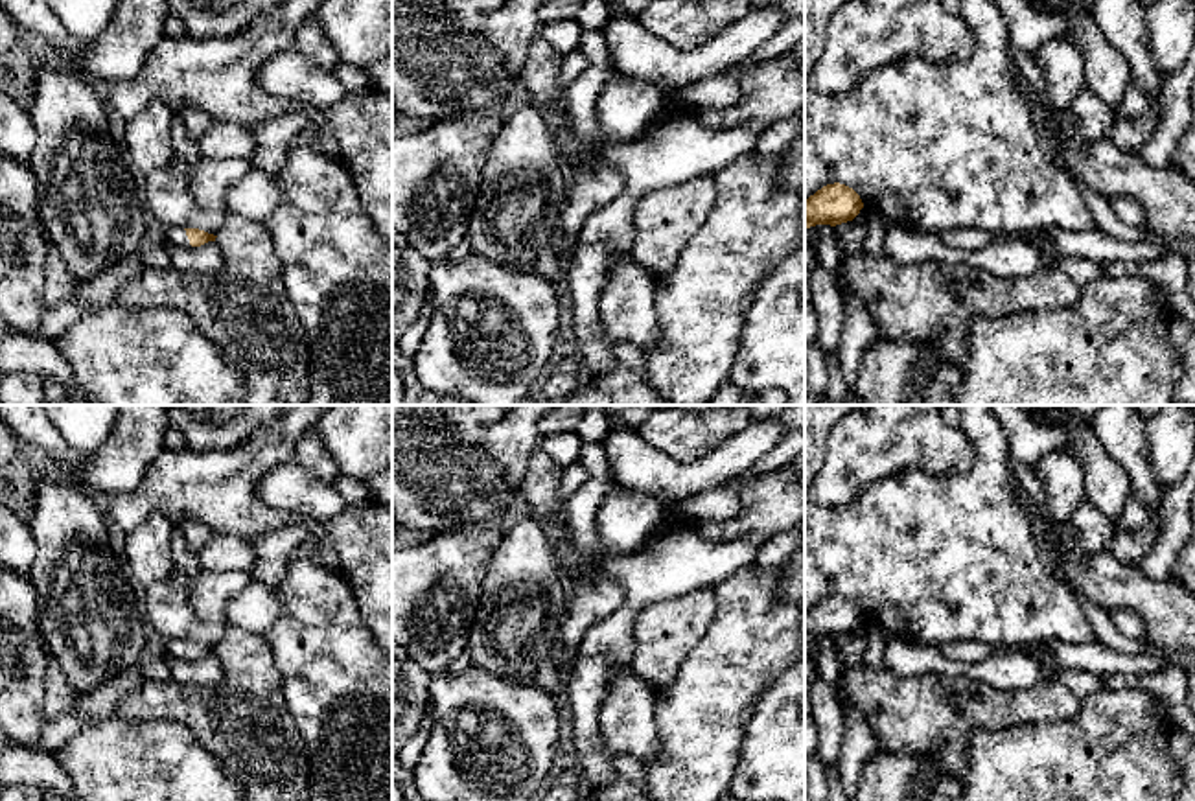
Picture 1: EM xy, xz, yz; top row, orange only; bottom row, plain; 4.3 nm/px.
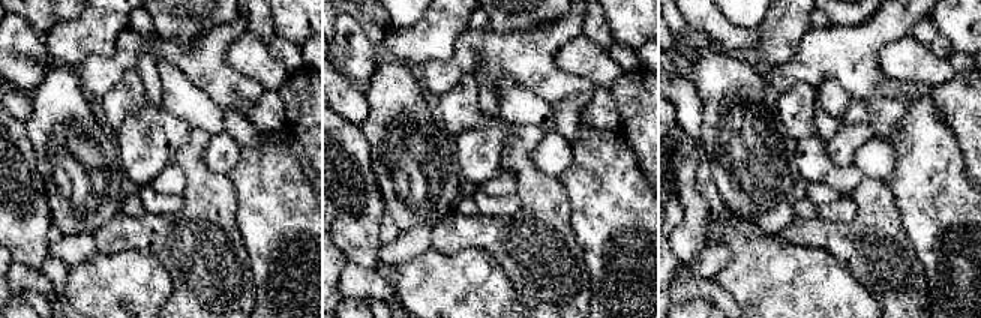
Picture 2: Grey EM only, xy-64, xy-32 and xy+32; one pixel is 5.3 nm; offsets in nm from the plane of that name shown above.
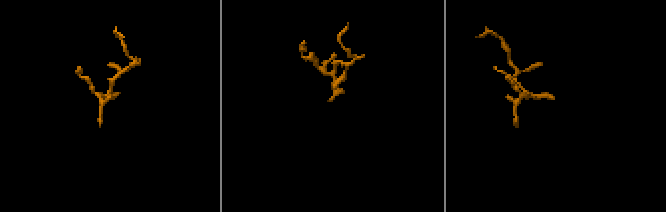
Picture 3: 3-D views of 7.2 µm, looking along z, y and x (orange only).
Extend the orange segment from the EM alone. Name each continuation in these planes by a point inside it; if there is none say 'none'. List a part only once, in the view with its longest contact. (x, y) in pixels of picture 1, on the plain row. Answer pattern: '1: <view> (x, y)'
1: xy (175, 649)

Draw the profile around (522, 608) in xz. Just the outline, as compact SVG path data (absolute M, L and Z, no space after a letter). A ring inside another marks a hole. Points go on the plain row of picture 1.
M541 519L508 527L488 562L466 654L473 667L534 683L541 661L556 657L569 604L562 563Z

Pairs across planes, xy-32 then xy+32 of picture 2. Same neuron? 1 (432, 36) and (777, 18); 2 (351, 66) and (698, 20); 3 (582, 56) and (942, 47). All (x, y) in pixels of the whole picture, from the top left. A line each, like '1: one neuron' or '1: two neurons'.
1: one neuron
2: two neurons
3: two neurons

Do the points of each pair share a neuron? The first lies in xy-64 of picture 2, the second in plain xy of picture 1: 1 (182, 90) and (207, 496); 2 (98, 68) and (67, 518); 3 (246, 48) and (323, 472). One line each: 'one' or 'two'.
1: two
2: two
3: two

